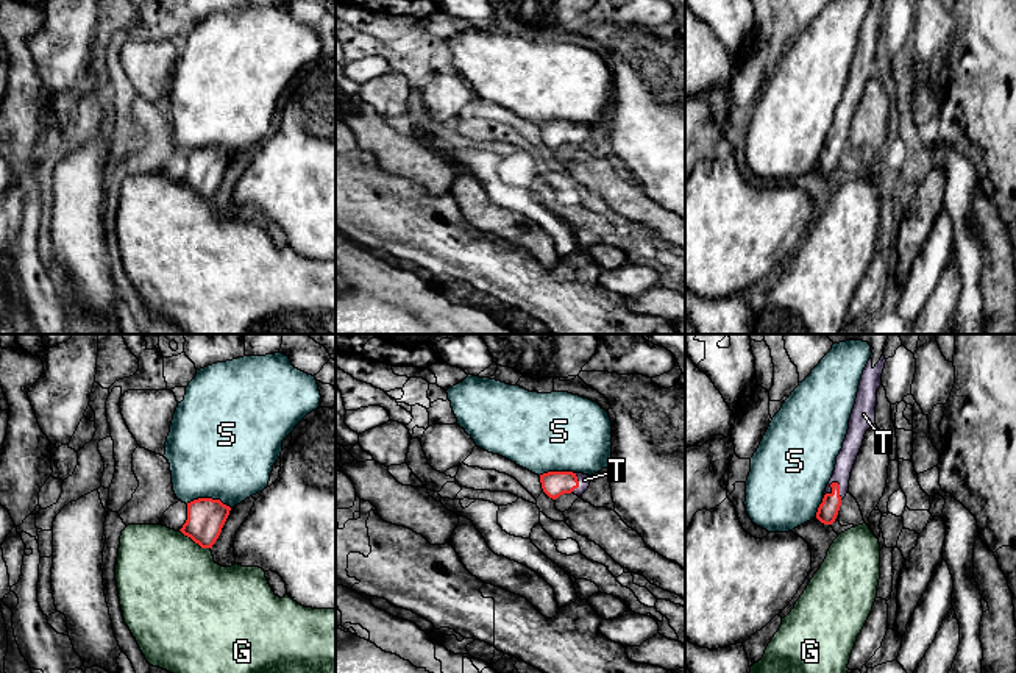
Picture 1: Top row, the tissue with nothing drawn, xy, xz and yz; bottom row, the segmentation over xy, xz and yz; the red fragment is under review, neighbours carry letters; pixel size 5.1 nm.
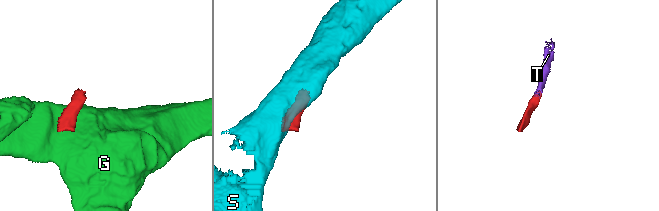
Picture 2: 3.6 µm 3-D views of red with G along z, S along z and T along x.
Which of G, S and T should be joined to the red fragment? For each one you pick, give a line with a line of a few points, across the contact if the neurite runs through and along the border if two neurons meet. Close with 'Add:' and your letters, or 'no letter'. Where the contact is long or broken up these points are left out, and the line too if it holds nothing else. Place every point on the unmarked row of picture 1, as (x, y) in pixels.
T: yz (827, 161), (832, 145), (838, 139), (851, 97)
Add: T

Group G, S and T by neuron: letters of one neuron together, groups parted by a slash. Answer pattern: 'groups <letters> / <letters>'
groups G / S / T

